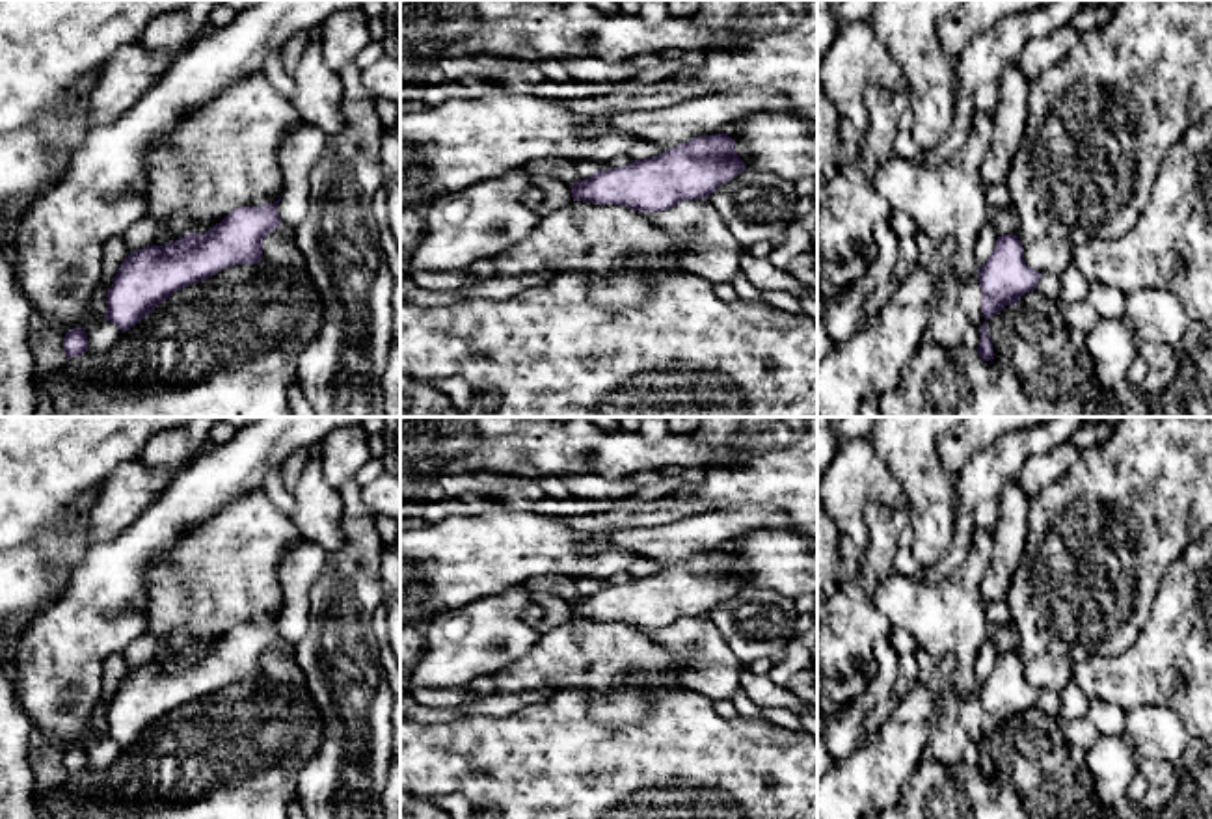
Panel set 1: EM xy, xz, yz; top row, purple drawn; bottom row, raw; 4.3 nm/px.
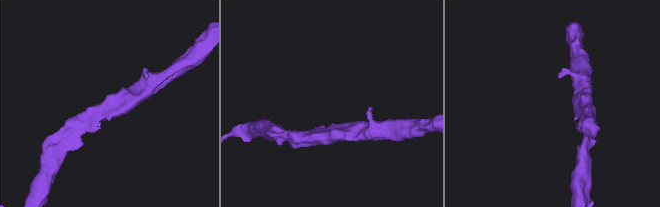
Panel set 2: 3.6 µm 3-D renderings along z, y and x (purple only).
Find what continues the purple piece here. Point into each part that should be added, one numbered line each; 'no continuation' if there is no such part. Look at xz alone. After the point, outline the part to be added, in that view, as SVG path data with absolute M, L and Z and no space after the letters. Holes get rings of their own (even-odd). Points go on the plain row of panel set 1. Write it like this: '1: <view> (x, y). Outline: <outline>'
no continuation

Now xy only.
no continuation

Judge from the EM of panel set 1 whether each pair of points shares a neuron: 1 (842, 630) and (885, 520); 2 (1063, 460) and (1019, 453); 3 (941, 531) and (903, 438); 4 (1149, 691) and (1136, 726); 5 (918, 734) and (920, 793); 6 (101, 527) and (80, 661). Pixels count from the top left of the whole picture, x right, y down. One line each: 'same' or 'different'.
1: same
2: different
3: same
4: different
5: different
6: different

